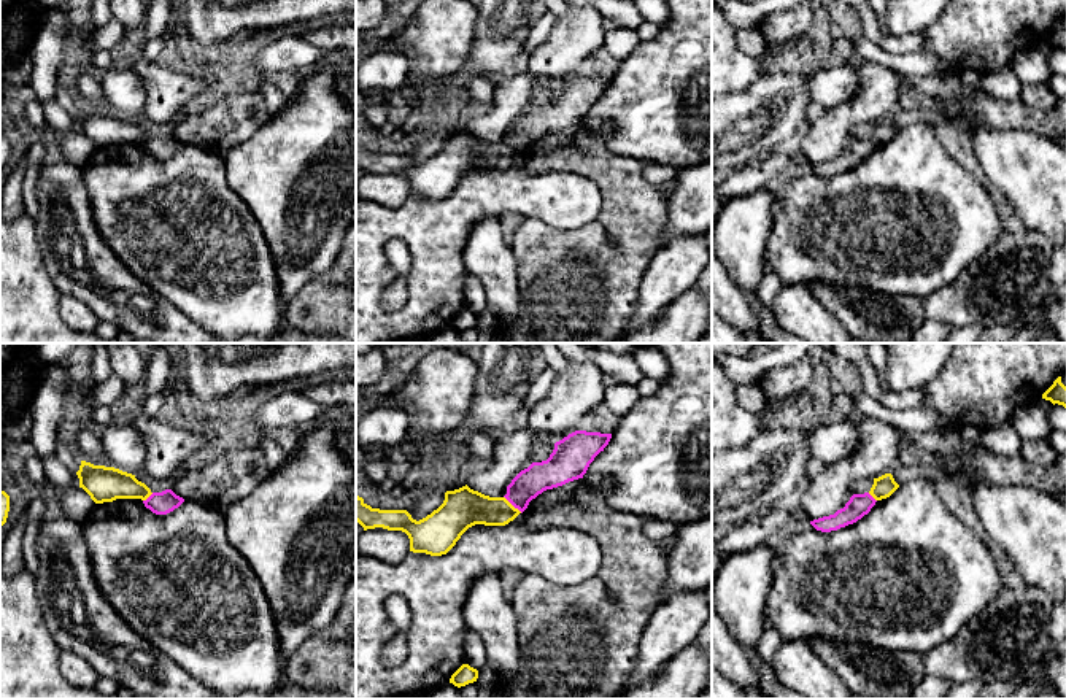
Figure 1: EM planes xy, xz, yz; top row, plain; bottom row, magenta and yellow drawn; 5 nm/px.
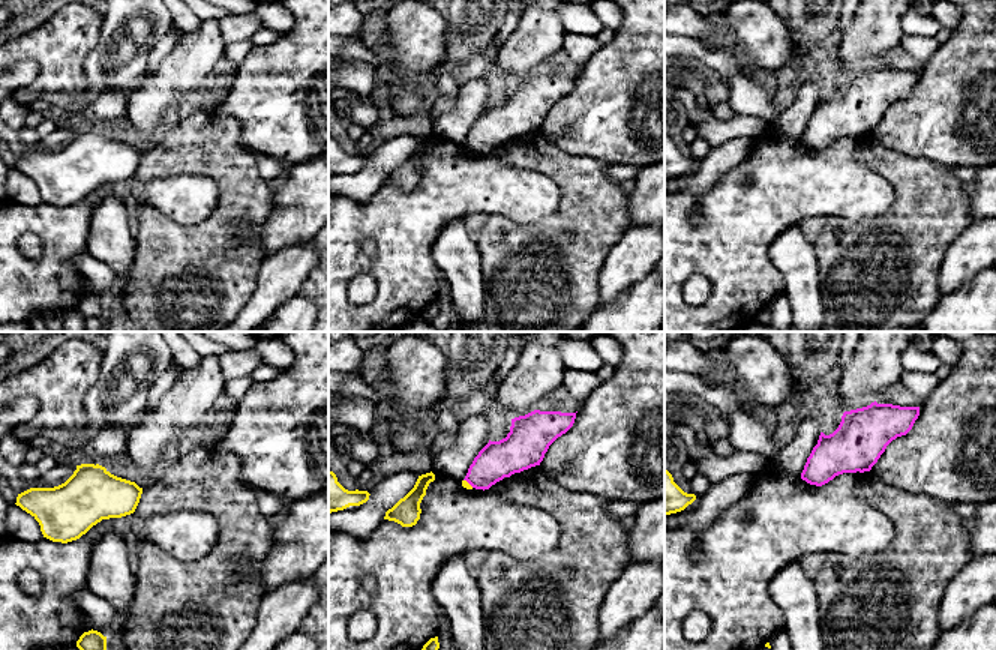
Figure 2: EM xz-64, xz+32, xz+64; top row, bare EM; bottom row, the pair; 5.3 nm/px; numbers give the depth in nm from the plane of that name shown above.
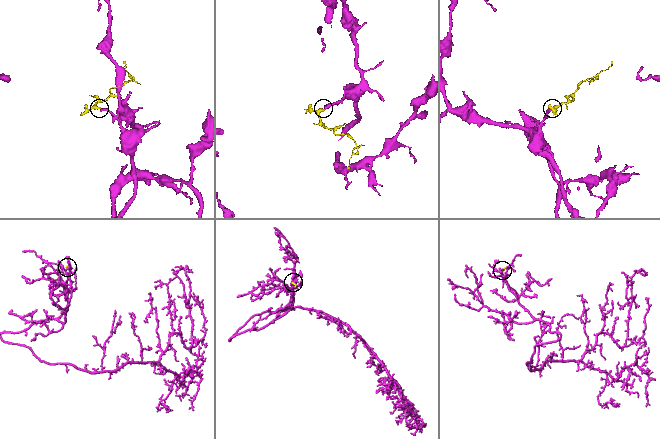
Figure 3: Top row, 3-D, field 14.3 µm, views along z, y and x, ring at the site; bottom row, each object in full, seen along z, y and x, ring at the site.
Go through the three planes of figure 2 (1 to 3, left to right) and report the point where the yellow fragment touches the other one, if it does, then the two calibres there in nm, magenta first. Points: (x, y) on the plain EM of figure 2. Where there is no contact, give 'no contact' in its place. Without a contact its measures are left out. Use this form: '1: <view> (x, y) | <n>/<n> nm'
1: no contact
2: xz+32 (468, 146) | 200/40 nm
3: no contact

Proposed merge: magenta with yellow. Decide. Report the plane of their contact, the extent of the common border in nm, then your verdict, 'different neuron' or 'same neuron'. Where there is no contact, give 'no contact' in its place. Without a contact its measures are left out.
meets magenta in xz; contact 130 nm long; different neuron

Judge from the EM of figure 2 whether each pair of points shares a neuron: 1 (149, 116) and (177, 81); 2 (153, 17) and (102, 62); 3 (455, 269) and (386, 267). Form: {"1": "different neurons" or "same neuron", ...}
{"1": "same neuron", "2": "same neuron", "3": "different neurons"}

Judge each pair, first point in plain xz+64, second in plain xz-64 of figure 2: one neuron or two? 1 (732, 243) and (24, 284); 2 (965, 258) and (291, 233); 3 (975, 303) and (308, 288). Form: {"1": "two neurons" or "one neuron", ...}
{"1": "one neuron", "2": "two neurons", "3": "two neurons"}

